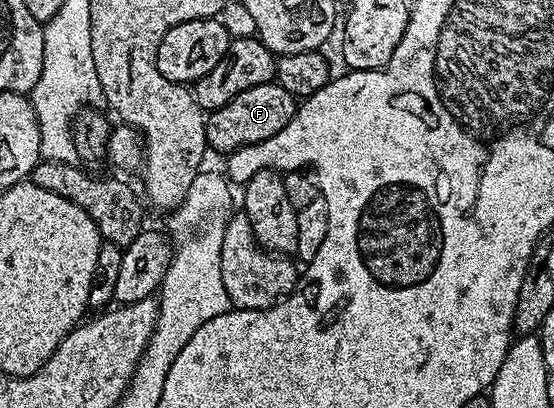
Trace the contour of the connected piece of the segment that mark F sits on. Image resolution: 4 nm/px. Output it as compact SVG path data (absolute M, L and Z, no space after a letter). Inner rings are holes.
M269 82L254 86L226 102L226 106L213 108L207 113L204 125L209 149L217 148L221 154L227 154L242 146L274 138L274 134L278 134L278 130L282 130L282 126L294 118L297 107L297 97L291 96L280 84Z

